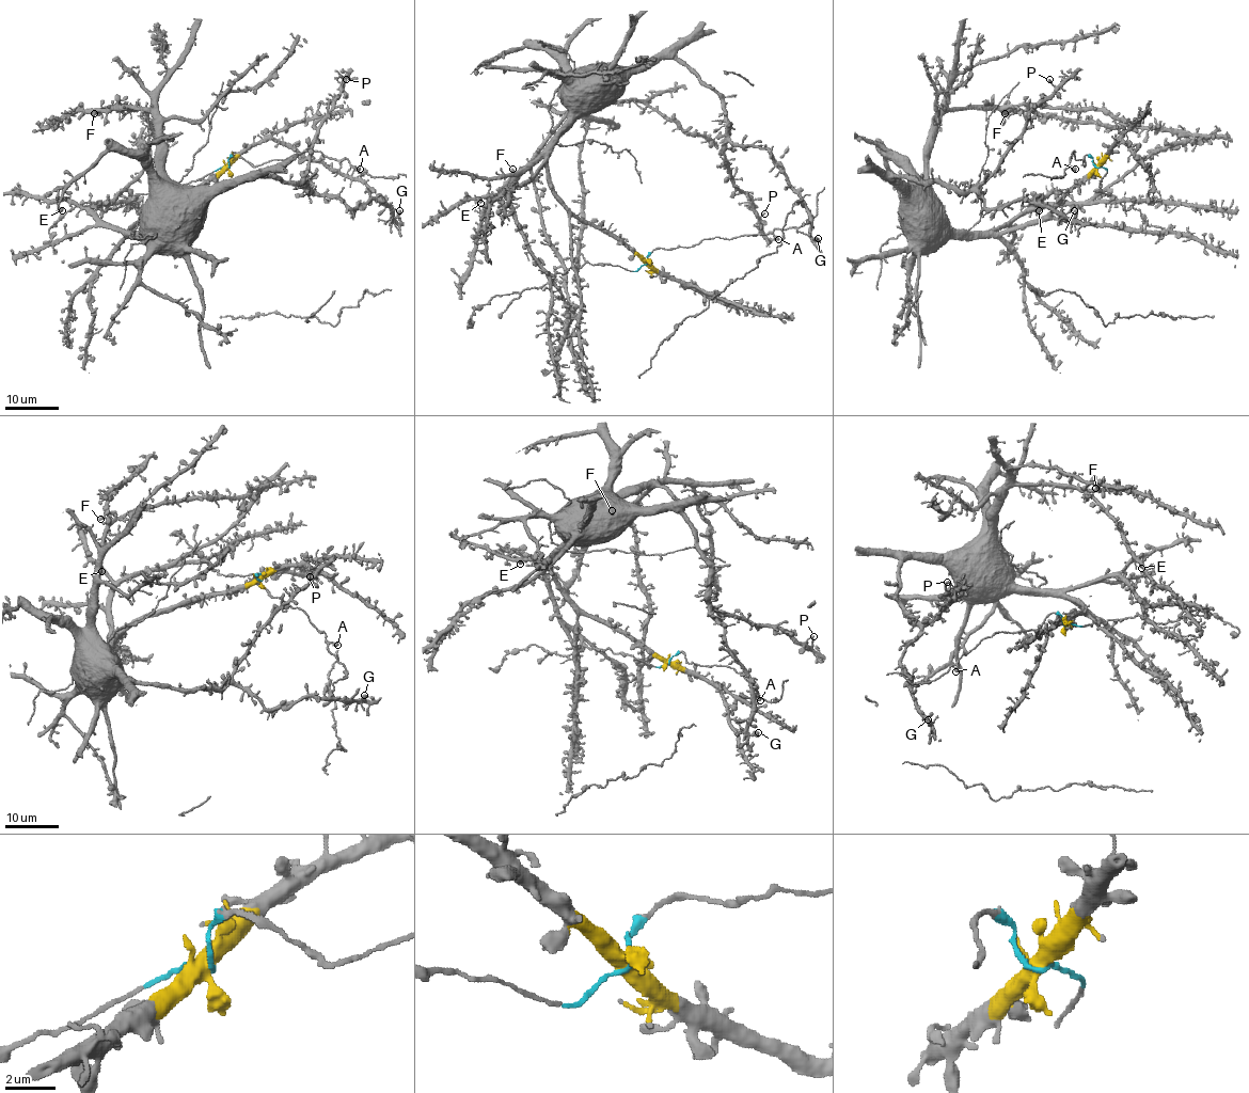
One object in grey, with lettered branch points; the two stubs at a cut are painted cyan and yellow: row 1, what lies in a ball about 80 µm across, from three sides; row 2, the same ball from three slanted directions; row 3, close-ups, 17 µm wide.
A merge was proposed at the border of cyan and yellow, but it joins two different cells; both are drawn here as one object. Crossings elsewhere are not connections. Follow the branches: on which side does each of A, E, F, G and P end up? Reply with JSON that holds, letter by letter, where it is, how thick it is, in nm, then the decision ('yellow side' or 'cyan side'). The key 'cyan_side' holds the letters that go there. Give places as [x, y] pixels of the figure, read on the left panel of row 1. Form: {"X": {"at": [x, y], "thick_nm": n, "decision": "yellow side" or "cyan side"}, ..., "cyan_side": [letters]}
{"A": {"at": [360, 169], "thick_nm": 500, "decision": "cyan side"}, "E": {"at": [62, 210], "thick_nm": 480, "decision": "yellow side"}, "F": {"at": [94, 113], "thick_nm": 360, "decision": "yellow side"}, "G": {"at": [399, 210], "thick_nm": 500, "decision": "yellow side"}, "P": {"at": [346, 79], "thick_nm": 240, "decision": "yellow side"}, "cyan_side": ["A"]}

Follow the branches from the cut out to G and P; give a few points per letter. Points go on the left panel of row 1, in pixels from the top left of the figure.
G: (227, 167), (129, 233), (157, 233), (242, 177), (399, 209)
P: (227, 167), (129, 233), (157, 233), (188, 202), (242, 177), (300, 181), (309, 191), (311, 141), (346, 79)

